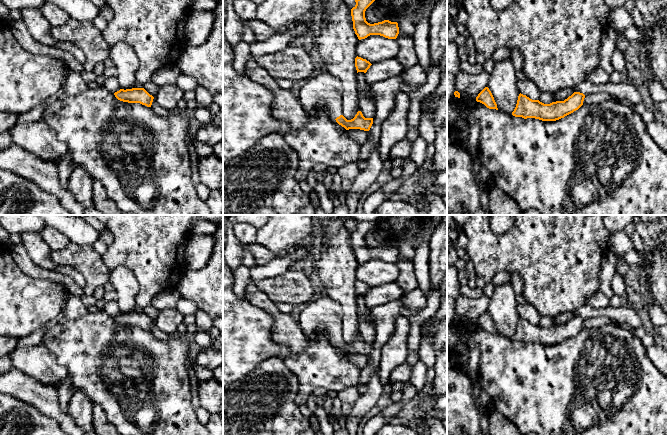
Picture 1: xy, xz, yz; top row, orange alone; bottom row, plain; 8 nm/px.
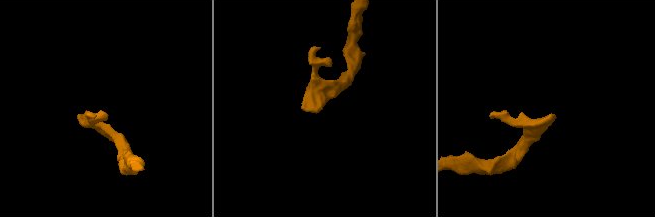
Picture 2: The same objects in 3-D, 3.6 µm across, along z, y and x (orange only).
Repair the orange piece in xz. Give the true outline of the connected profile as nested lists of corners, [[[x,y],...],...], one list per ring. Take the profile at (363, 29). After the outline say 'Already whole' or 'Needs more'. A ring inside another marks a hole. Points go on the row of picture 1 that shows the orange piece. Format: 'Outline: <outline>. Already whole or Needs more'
Outline: [[[355,0],[356,5],[351,9],[353,29],[358,39],[365,39],[370,35],[380,35],[388,39],[396,39],[399,34],[397,22],[384,20],[370,24],[366,21],[365,11],[375,0]]]. Already whole

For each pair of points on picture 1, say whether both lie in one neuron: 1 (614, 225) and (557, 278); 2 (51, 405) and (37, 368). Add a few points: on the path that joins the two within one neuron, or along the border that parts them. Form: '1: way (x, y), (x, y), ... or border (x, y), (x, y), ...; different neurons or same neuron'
1: border (604, 225), (610, 233); different neurons
2: border (22, 372), (44, 384), (55, 387); different neurons

